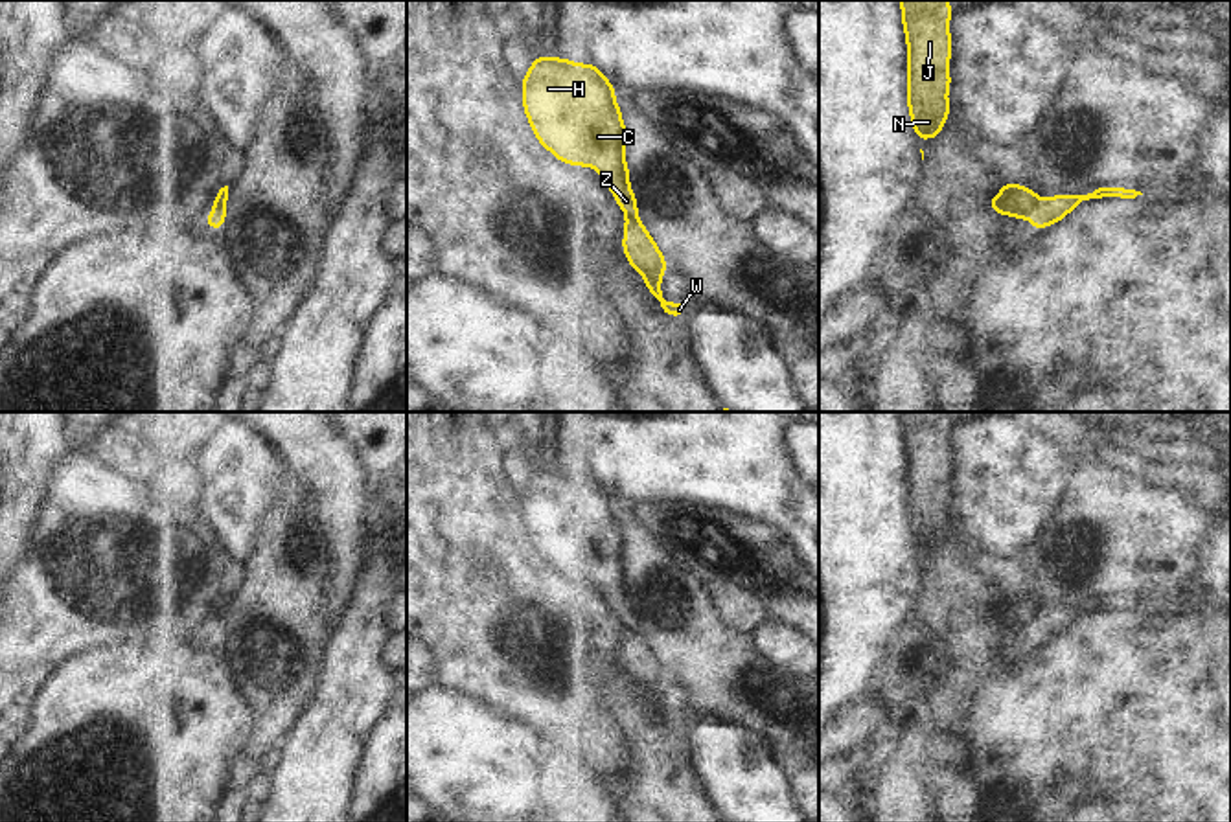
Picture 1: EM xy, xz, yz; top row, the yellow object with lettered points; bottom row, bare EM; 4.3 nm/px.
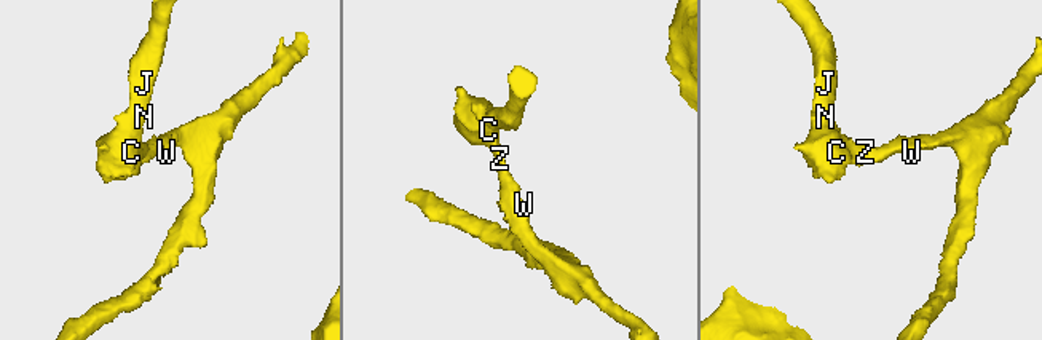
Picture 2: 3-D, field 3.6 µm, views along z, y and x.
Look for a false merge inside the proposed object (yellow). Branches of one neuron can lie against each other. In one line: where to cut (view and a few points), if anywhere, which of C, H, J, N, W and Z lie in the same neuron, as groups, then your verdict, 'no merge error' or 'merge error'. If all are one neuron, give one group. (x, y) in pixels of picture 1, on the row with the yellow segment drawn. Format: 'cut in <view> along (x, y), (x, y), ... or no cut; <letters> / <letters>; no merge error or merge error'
cut in yz along (1038, 197), (1029, 217); C H J N Z / W; merge error

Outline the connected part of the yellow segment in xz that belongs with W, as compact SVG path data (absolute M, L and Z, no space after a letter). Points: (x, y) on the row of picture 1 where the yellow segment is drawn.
M626 217L626 232L622 239L624 254L629 265L642 274L648 291L657 298L664 314L681 316L686 313L685 303L666 303L661 280L668 268L664 256L651 239L650 232L639 219Z

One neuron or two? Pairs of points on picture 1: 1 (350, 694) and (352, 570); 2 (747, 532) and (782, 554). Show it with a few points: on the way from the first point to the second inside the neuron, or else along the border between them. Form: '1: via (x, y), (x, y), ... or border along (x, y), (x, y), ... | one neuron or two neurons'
1: border along (368, 563), (354, 602), (335, 629) | two neurons
2: via (757, 541), (773, 554) | one neuron

